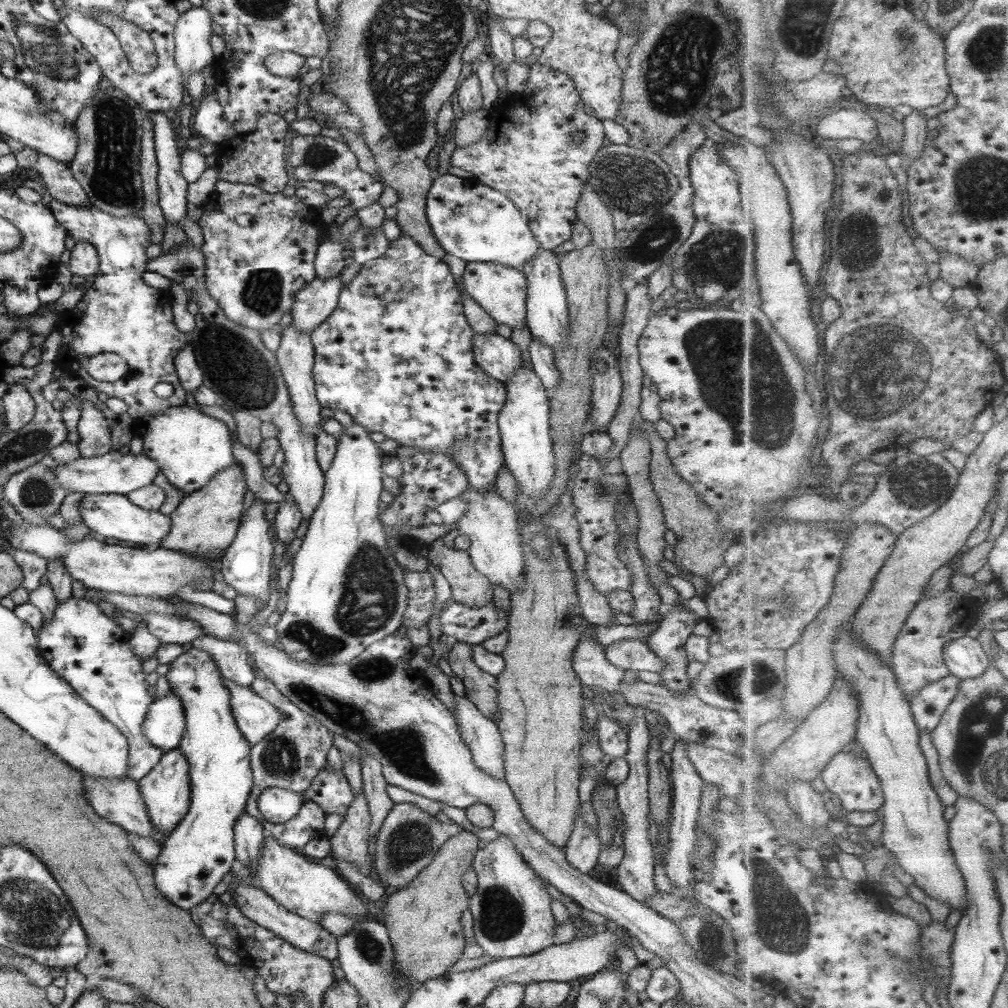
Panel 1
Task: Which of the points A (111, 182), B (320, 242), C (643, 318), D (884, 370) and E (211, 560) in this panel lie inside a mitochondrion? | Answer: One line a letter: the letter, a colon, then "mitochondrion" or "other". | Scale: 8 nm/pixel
A: mitochondrion
B: other
C: other
D: mitochondrion
E: other

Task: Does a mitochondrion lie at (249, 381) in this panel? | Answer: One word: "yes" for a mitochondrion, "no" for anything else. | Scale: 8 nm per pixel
yes

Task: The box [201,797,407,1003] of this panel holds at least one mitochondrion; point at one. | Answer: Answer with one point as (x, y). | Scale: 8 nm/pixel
(371, 949)

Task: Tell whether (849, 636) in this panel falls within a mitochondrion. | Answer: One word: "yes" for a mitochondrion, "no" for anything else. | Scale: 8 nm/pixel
no

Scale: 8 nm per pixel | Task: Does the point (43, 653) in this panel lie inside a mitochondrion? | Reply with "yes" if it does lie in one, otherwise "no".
no

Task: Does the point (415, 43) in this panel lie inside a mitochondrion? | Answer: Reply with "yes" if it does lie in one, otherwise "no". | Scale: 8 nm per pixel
yes

